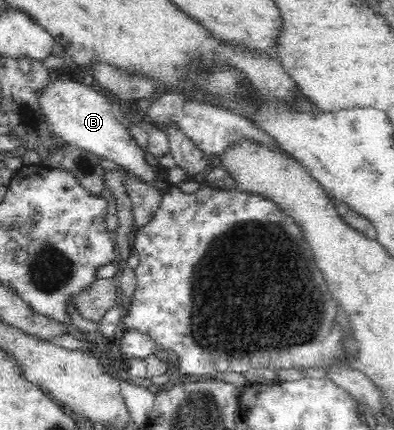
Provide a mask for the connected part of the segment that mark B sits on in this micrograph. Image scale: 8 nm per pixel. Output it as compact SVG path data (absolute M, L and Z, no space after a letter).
M52 75L50 82L38 90L36 103L52 136L61 139L70 147L85 150L100 159L111 160L118 166L123 166L142 182L156 183L158 170L150 166L151 158L116 119L114 105L102 91L96 92L86 84Z

